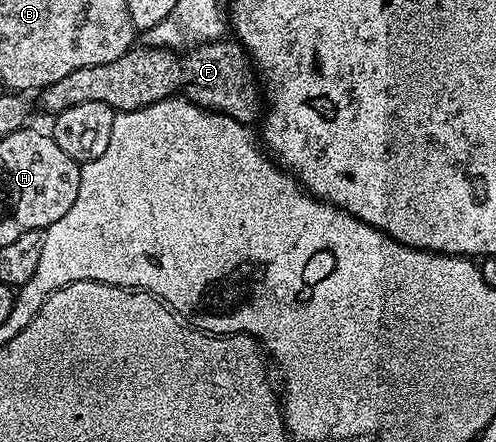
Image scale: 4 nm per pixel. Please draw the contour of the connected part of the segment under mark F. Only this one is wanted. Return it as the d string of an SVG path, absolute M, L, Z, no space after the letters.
M220 38L214 42L188 46L182 50L133 46L125 54L121 54L121 58L113 58L113 62L101 62L101 66L84 66L82 70L73 70L73 74L42 89L37 99L48 114L54 114L61 110L69 110L69 106L77 106L80 102L105 102L105 106L115 109L116 113L132 112L153 102L175 97L188 100L191 104L196 104L198 108L205 108L209 112L223 112L226 116L232 116L237 122L248 126L254 125L254 120L256 119L256 123L261 116L261 92L257 87L256 73L249 63L243 45L231 38Z

